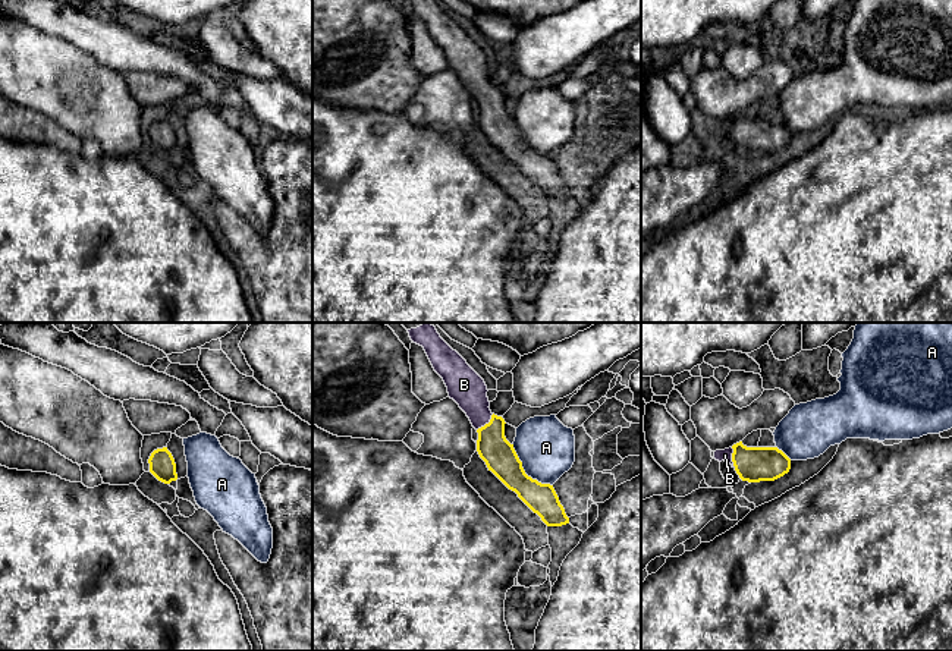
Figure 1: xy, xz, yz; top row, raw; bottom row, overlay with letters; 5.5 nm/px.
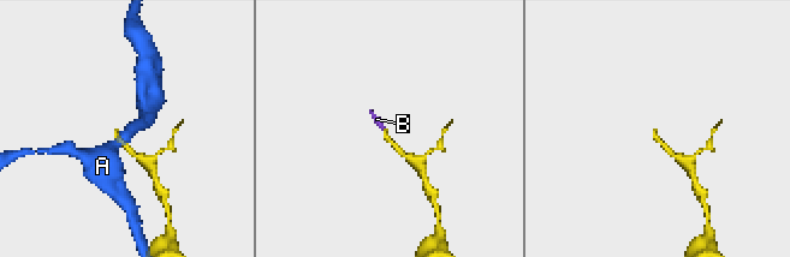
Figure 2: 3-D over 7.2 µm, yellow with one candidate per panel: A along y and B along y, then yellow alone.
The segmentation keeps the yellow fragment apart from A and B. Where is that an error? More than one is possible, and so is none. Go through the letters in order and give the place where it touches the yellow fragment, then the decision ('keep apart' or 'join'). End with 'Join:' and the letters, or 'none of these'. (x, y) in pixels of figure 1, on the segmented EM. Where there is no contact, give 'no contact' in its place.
A: xz (524, 472) | keep apart
B: xz (486, 424) | join
Join: B

